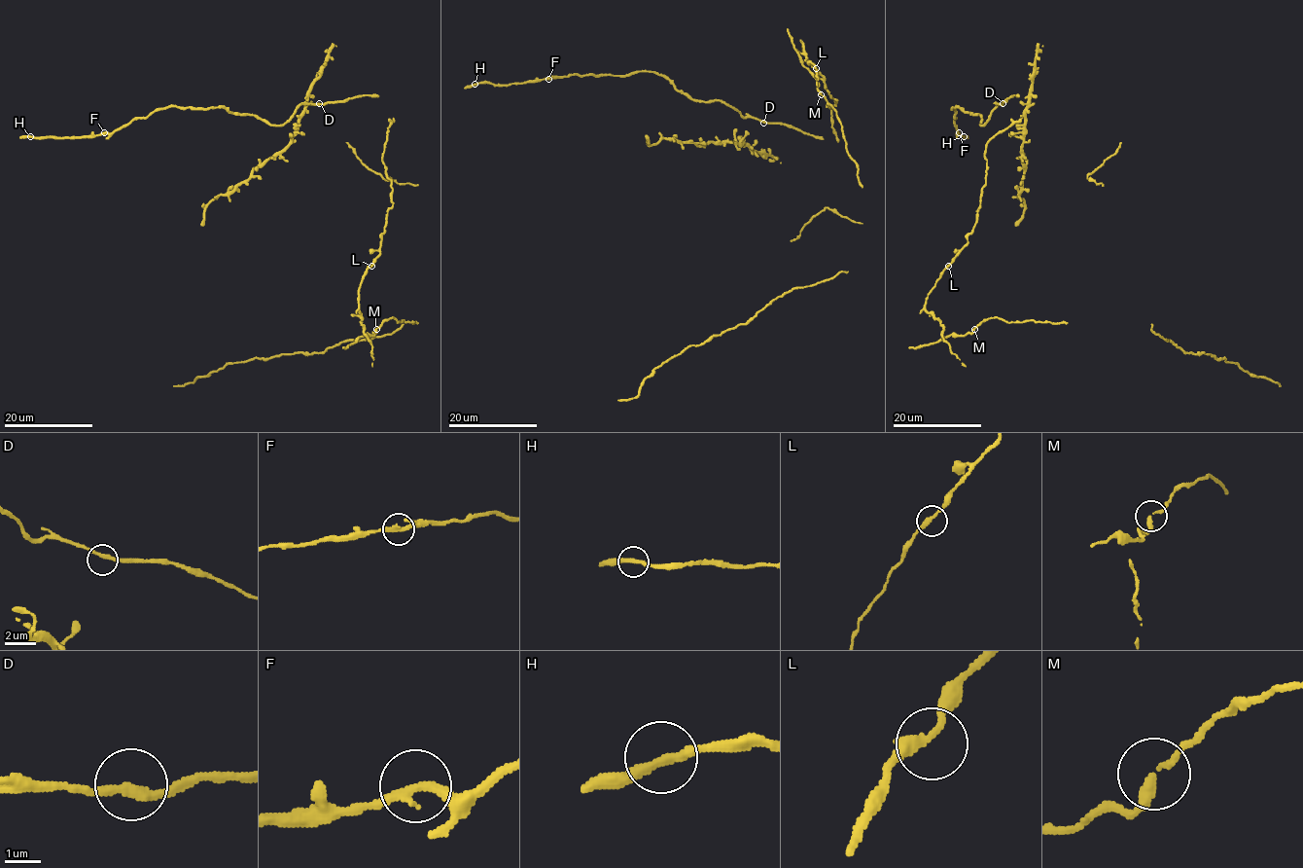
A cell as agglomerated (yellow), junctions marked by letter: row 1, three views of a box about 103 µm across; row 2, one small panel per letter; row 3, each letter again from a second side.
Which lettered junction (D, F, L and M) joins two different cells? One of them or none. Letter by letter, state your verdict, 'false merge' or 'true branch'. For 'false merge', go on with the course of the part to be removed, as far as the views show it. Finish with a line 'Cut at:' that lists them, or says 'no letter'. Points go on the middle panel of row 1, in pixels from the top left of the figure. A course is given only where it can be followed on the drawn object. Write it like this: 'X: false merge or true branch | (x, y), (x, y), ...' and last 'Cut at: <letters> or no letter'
D: true branch
F: true branch
L: true branch
M: true branch
Cut at: no letter

